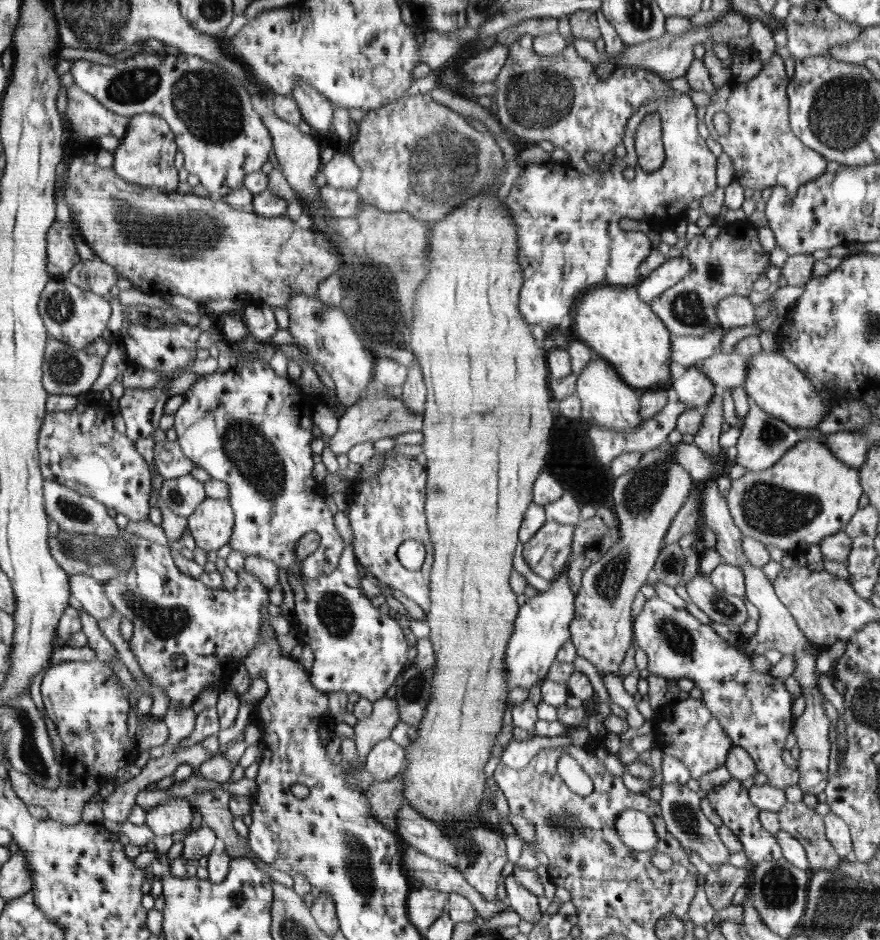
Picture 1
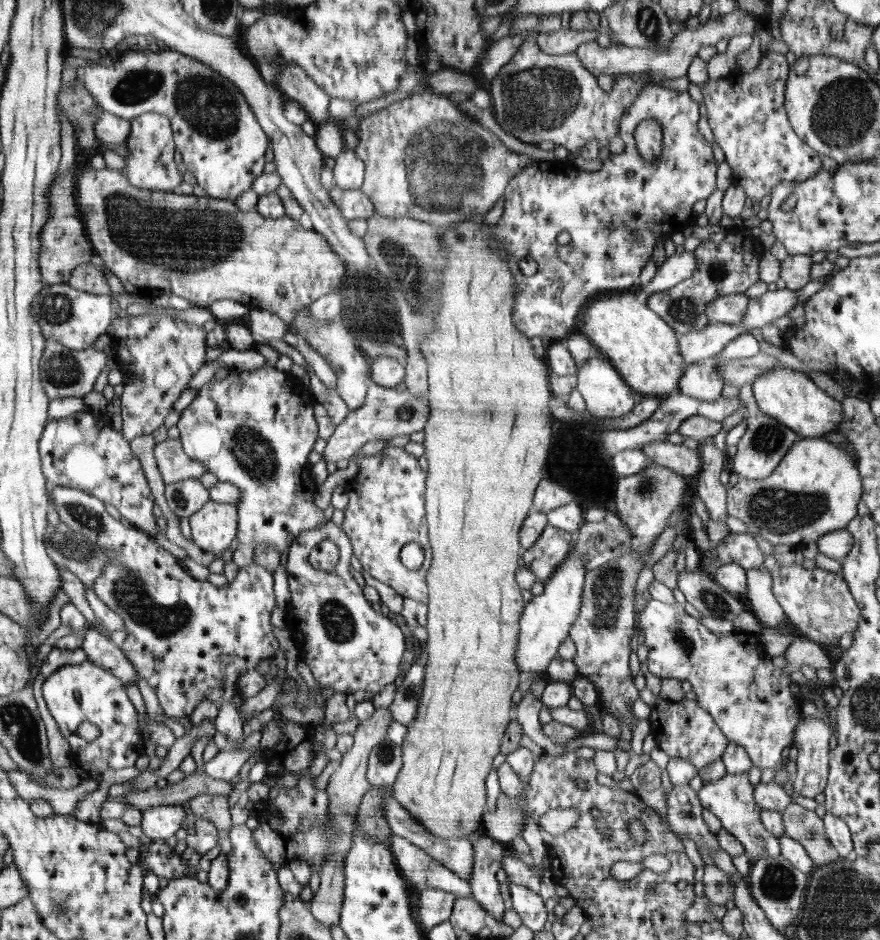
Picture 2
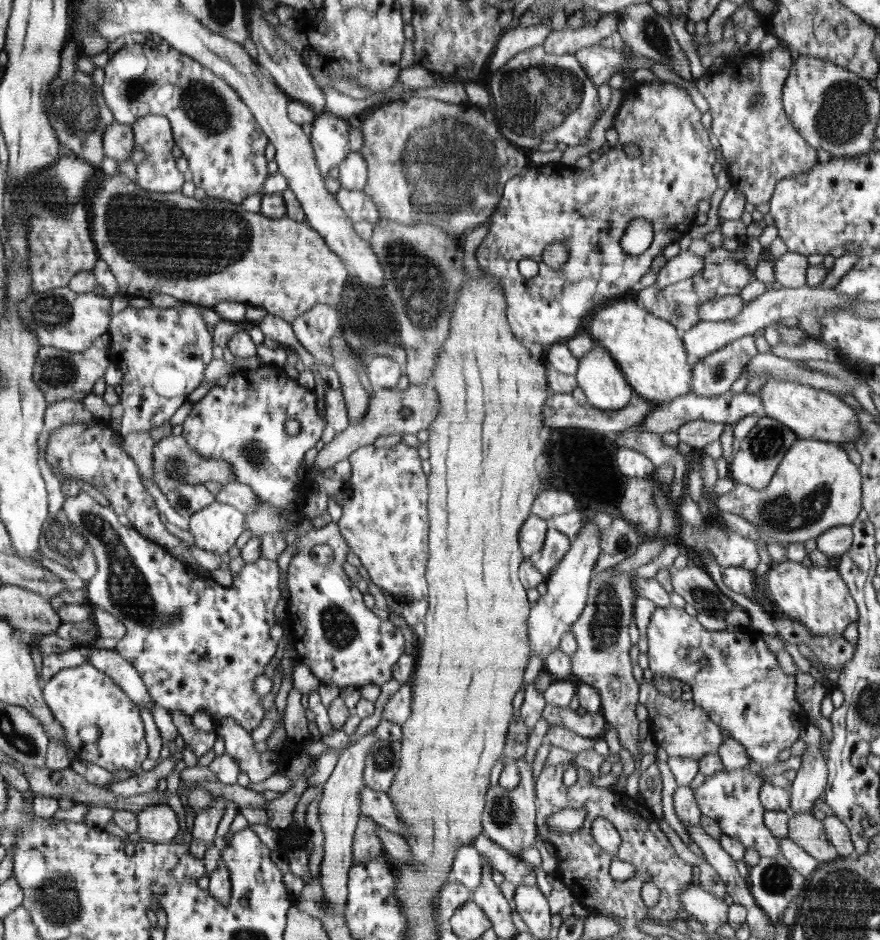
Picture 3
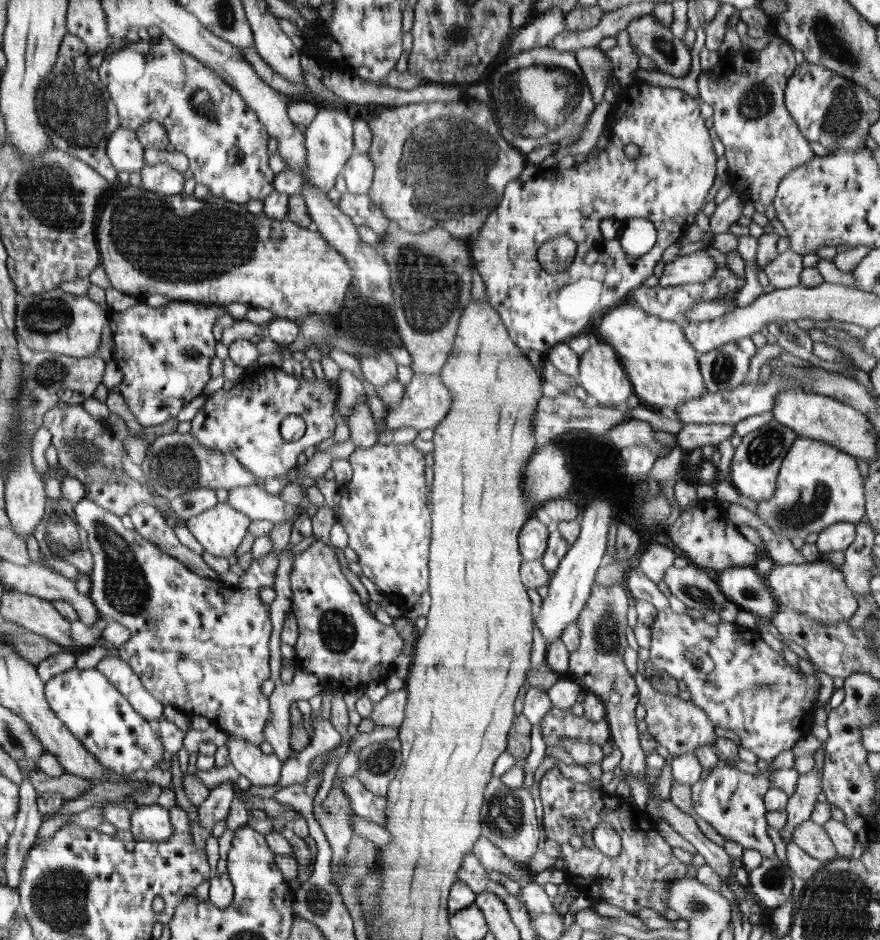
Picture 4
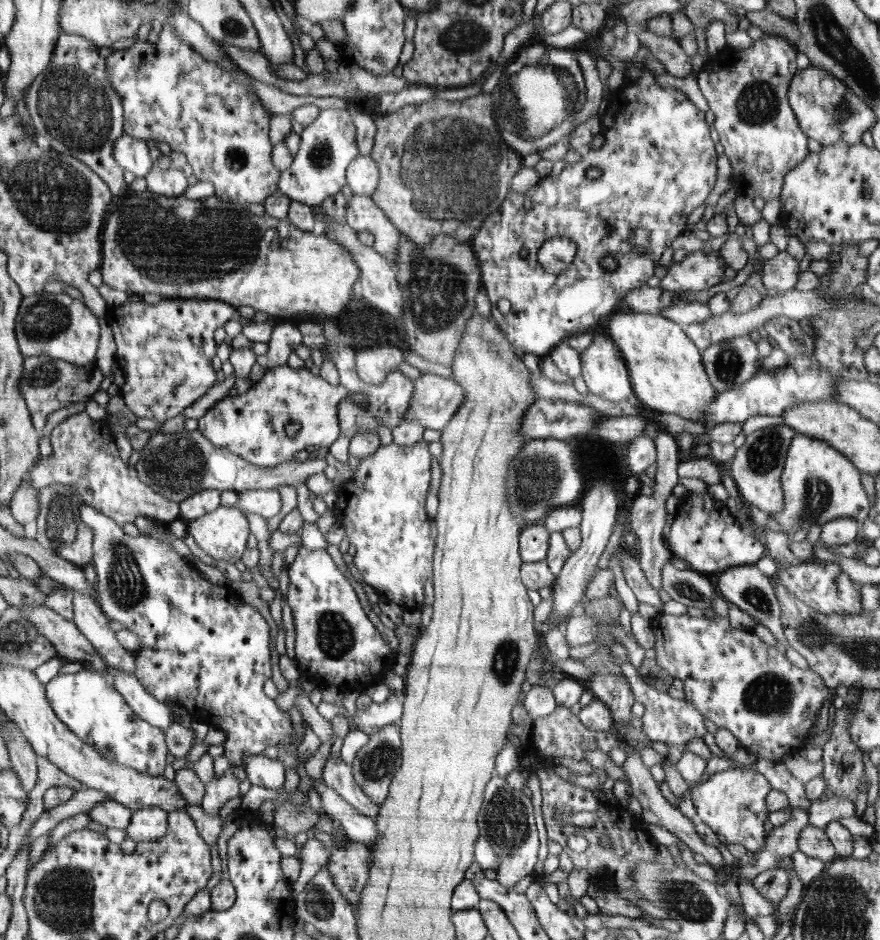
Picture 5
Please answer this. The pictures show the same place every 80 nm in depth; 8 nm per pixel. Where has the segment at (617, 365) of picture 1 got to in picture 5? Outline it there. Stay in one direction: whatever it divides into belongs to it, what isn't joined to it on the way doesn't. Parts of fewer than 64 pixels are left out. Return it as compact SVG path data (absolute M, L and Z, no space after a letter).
M615 309L605 334L619 348L633 392L642 405L706 425L707 418L702 416L718 392L706 374L701 351L688 338L684 326L660 315Z

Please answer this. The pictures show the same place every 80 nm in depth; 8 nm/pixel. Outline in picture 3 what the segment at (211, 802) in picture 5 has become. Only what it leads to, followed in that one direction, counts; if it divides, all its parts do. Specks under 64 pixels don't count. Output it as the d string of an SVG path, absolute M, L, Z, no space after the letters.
M214 796L213 803L206 810L201 810L196 814L192 829L193 839L197 838L204 843L206 848L214 845L216 829L225 812L227 798Z

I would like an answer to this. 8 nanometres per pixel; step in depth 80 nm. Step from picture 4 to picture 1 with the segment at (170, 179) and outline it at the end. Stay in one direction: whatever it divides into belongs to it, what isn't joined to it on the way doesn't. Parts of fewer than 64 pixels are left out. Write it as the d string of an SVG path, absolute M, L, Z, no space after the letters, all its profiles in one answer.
M149 113L130 117L125 135L119 140L113 155L113 168L125 181L143 187L156 187L165 193L178 188L178 170L174 166L176 142L164 118Z

